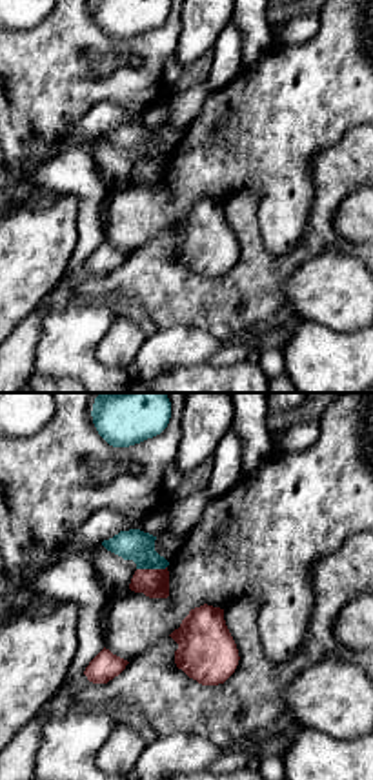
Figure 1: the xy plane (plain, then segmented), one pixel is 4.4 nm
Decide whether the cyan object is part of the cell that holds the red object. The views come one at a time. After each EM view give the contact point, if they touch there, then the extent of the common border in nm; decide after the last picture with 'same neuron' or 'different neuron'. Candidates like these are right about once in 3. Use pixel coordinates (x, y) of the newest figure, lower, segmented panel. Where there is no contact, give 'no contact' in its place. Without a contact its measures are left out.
meets red at (151, 570); contact 140 nm long

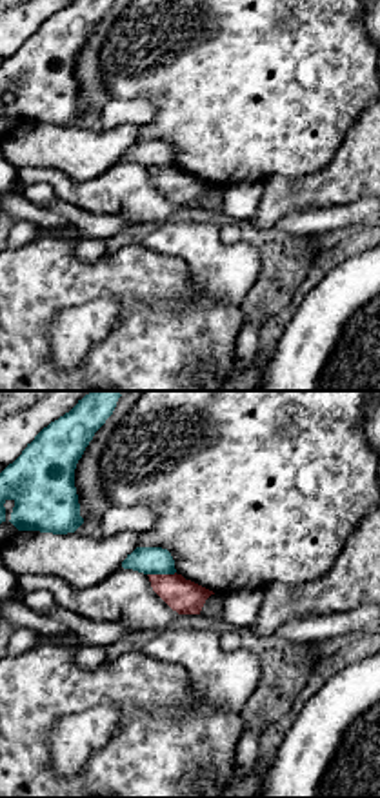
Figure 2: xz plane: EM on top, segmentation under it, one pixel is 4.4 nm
meets red at (160, 575); contact 130 nm long

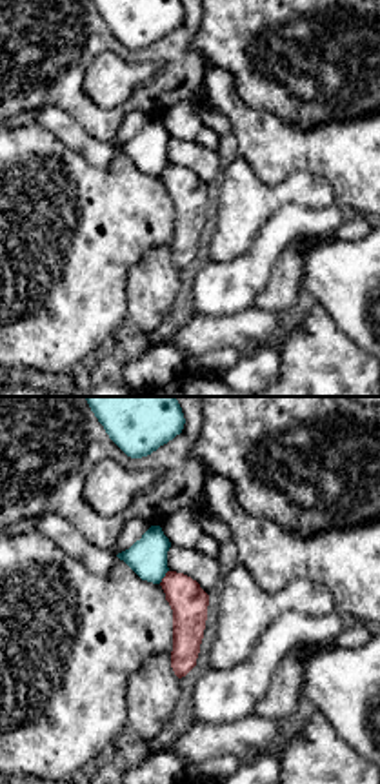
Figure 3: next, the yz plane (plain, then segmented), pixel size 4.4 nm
meets red at (164, 577); contact 80 nm long

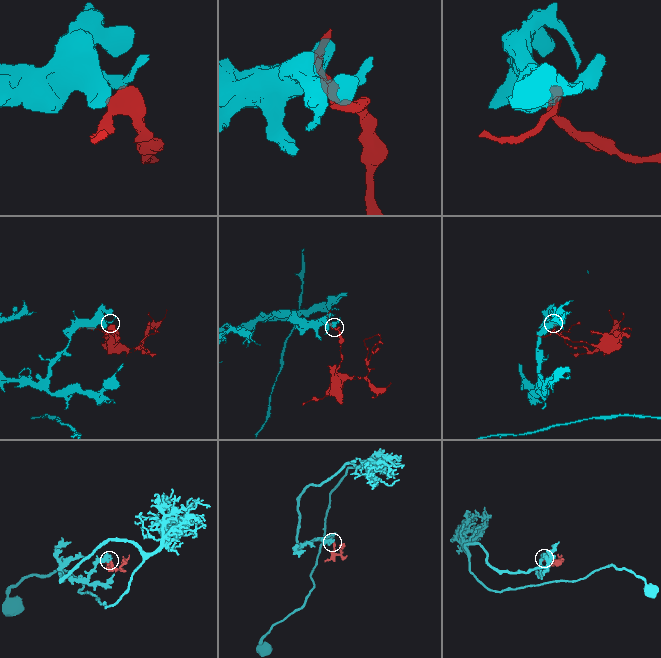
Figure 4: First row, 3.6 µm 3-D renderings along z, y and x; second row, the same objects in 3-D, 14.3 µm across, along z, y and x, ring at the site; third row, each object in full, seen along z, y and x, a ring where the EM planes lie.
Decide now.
different neuron

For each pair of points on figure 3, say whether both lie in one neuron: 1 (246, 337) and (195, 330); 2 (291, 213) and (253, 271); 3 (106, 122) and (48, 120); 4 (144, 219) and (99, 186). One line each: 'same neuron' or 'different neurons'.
1: same neuron
2: same neuron
3: different neurons
4: same neuron

